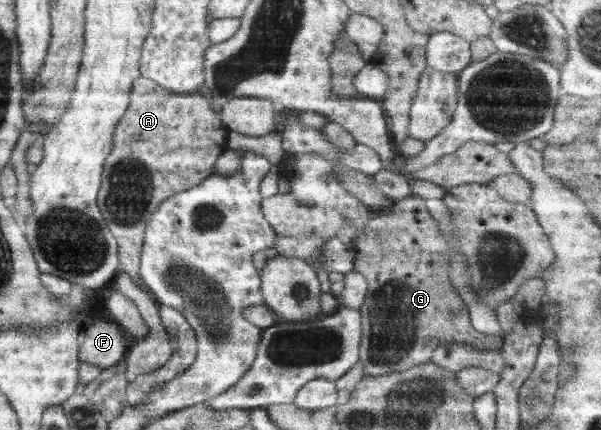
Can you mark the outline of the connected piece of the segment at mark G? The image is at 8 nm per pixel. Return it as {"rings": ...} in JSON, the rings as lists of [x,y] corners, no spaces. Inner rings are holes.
{"rings":[[[412,195],[393,201],[393,208],[385,216],[373,213],[358,236],[353,271],[361,273],[367,281],[367,292],[361,311],[362,338],[359,361],[366,376],[377,378],[392,372],[401,372],[431,361],[432,352],[441,344],[464,343],[476,349],[493,349],[497,337],[475,331],[467,305],[449,280],[449,245],[438,229],[438,222],[426,209],[424,200]]]}

